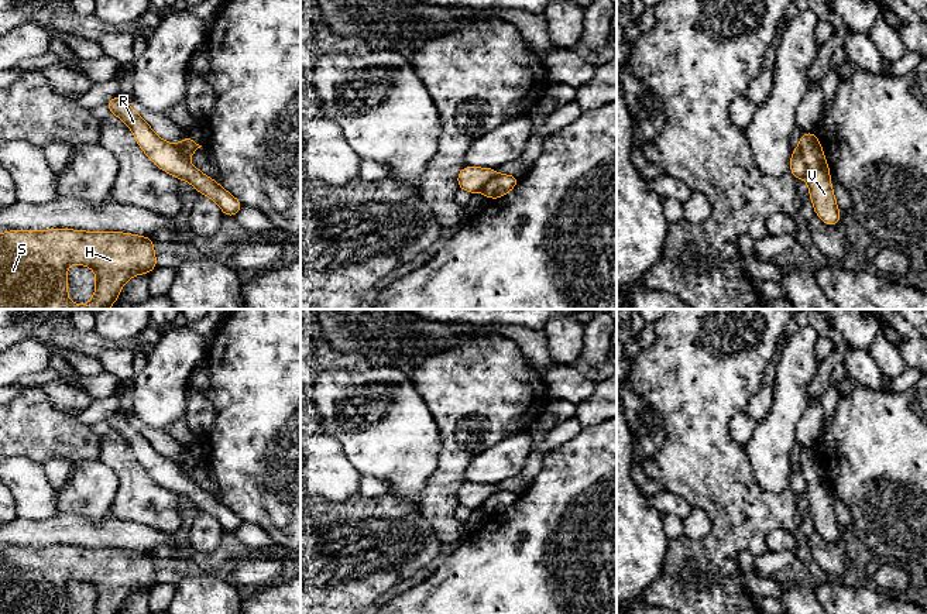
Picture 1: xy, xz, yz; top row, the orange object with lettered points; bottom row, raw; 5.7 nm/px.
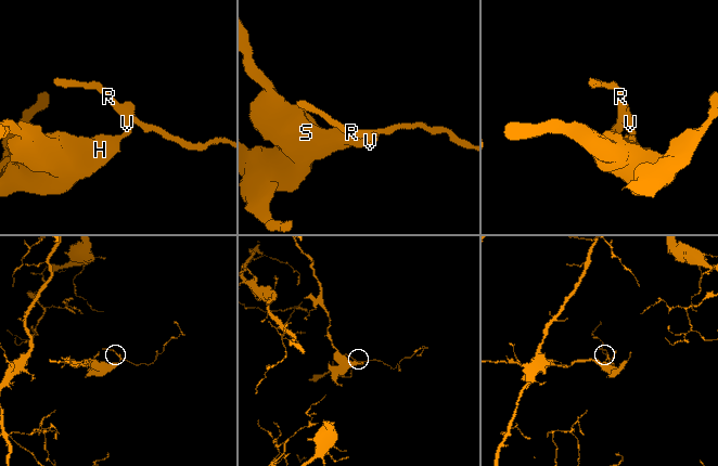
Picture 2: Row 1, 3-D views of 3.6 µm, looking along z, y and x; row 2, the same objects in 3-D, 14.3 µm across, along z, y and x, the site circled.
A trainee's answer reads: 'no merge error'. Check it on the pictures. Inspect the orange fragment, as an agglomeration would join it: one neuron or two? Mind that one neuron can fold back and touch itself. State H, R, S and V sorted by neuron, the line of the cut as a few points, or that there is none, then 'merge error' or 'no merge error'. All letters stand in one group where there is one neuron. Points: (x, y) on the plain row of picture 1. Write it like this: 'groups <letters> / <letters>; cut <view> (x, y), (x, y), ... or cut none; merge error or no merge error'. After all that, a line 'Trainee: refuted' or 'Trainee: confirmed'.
groups H S V / R; cut yz (797, 465), (804, 480), (804, 493); merge error
Trainee: refuted

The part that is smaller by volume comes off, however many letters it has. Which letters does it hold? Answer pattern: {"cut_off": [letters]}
{"cut_off": ["R"]}

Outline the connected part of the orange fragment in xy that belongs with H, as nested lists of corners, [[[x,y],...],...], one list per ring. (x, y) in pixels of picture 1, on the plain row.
[[[51,545],[8,546],[0,550],[0,614],[68,614],[68,582],[90,583],[96,590],[93,614],[119,614],[121,603],[134,591],[157,583],[152,553],[120,548]]]

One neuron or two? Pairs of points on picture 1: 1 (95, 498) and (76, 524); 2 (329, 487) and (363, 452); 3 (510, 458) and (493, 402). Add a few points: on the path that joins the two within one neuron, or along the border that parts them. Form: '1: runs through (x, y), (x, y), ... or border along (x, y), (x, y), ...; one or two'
1: border along (109, 511), (99, 518), (58, 514); two
2: border along (332, 435), (339, 442), (349, 462), (361, 474); two
3: border along (526, 431), (503, 438), (476, 456); two

